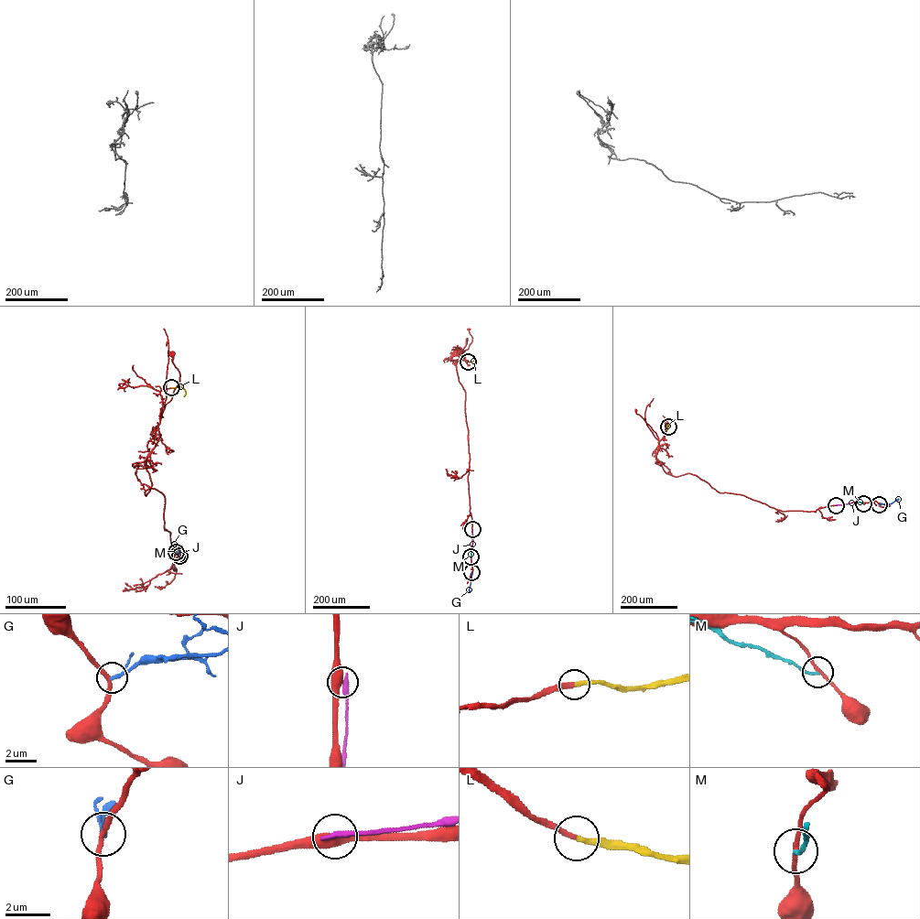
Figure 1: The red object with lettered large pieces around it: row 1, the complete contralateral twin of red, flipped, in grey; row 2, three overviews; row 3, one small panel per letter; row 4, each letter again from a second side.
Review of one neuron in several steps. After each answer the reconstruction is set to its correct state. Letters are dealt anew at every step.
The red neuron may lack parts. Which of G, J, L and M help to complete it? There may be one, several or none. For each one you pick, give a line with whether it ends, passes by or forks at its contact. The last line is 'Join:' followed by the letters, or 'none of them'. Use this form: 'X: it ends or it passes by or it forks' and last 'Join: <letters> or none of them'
L: it ends
Join: L

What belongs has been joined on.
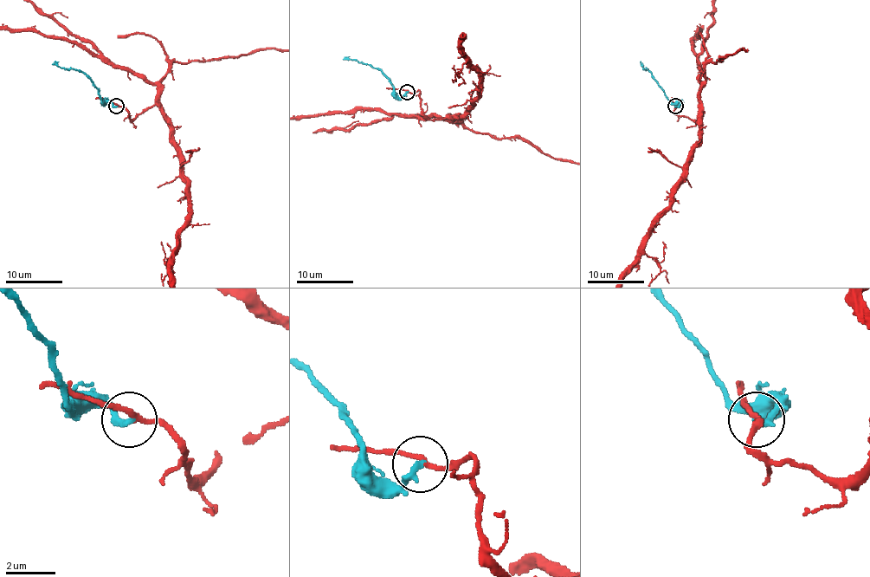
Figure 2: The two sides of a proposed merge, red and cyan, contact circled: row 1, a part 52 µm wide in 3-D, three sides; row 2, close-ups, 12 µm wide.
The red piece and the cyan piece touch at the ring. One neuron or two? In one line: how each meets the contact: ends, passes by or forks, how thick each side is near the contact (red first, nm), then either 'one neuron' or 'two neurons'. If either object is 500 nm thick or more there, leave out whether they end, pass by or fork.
red passes by; cyan ends there; 180 nm thick on the red side, 320 nm on the other; two neurons

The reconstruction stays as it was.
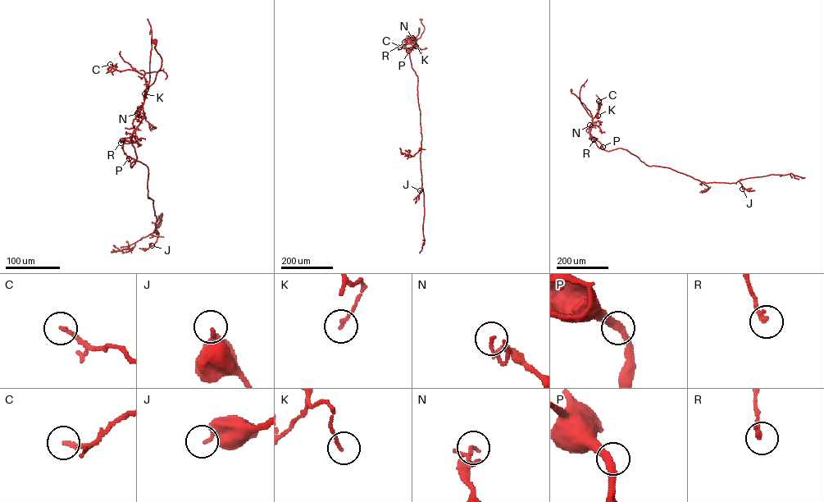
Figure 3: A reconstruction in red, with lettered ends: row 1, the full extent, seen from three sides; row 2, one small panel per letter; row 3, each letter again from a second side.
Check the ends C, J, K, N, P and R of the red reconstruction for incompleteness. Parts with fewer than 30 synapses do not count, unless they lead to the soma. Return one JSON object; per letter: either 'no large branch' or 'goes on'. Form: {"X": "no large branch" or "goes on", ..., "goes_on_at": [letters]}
{"C": "no large branch", "J": "no large branch", "K": "no large branch", "N": "no large branch", "P": "no large branch", "R": "no large branch", "goes_on_at": []}

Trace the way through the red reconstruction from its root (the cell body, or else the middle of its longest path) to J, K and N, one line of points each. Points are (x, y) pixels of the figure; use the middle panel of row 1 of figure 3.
J: (421, 19), (424, 29), (421, 37), (409, 41), (412, 66), (417, 77), (423, 189), (420, 190)
K: (421, 19), (424, 29), (416, 40), (416, 46)
N: (421, 19), (424, 31), (416, 40), (412, 38)

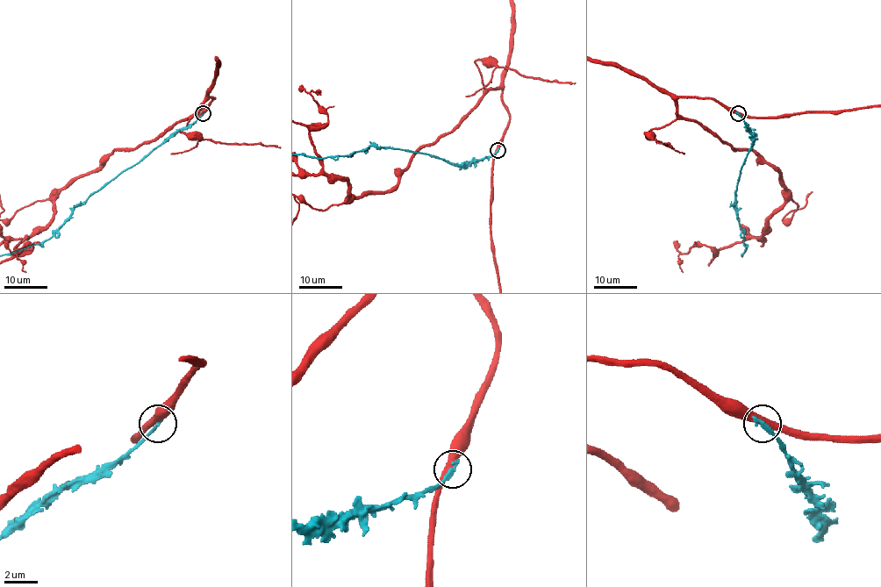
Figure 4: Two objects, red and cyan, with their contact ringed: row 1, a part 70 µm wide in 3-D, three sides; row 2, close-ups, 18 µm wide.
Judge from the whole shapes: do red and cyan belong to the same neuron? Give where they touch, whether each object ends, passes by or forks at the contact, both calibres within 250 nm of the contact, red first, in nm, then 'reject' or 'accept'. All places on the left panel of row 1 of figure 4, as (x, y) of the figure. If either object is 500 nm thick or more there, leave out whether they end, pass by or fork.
at (203, 113); red passes by; cyan ends there; 400 nm thick on the red side, 240 nm on the other; reject

